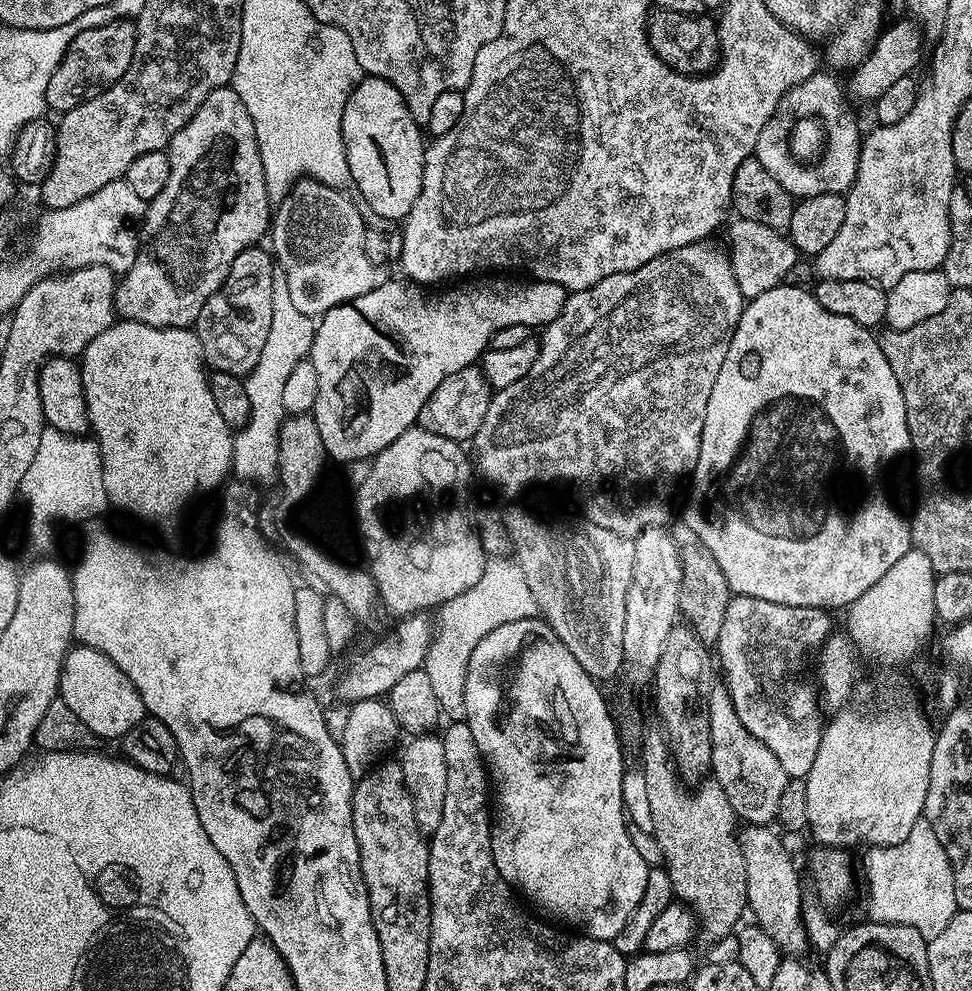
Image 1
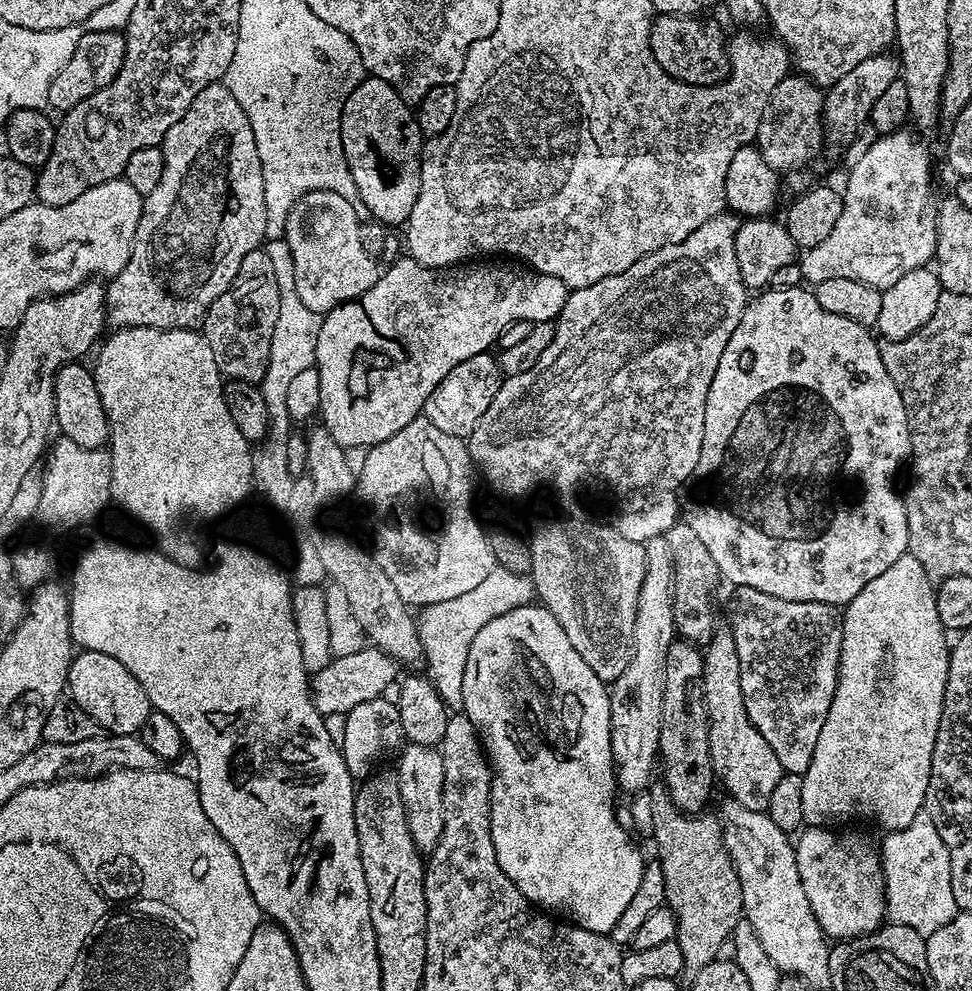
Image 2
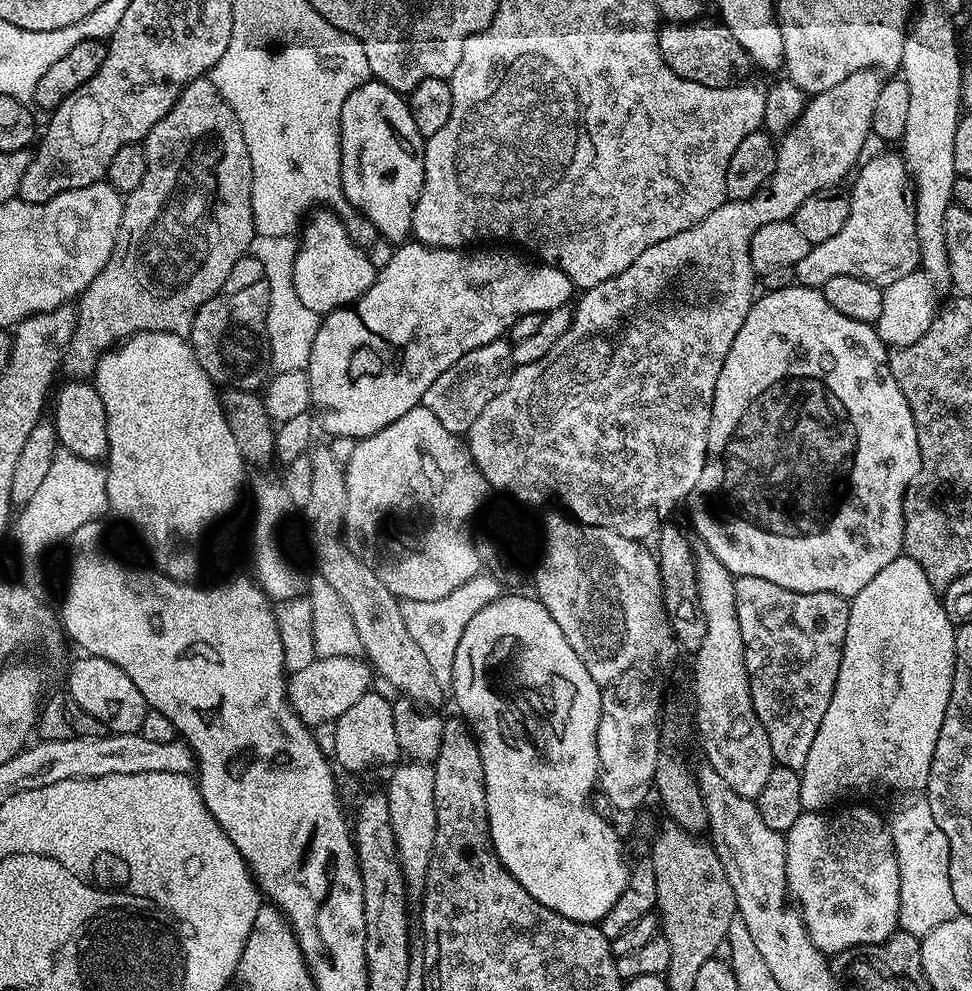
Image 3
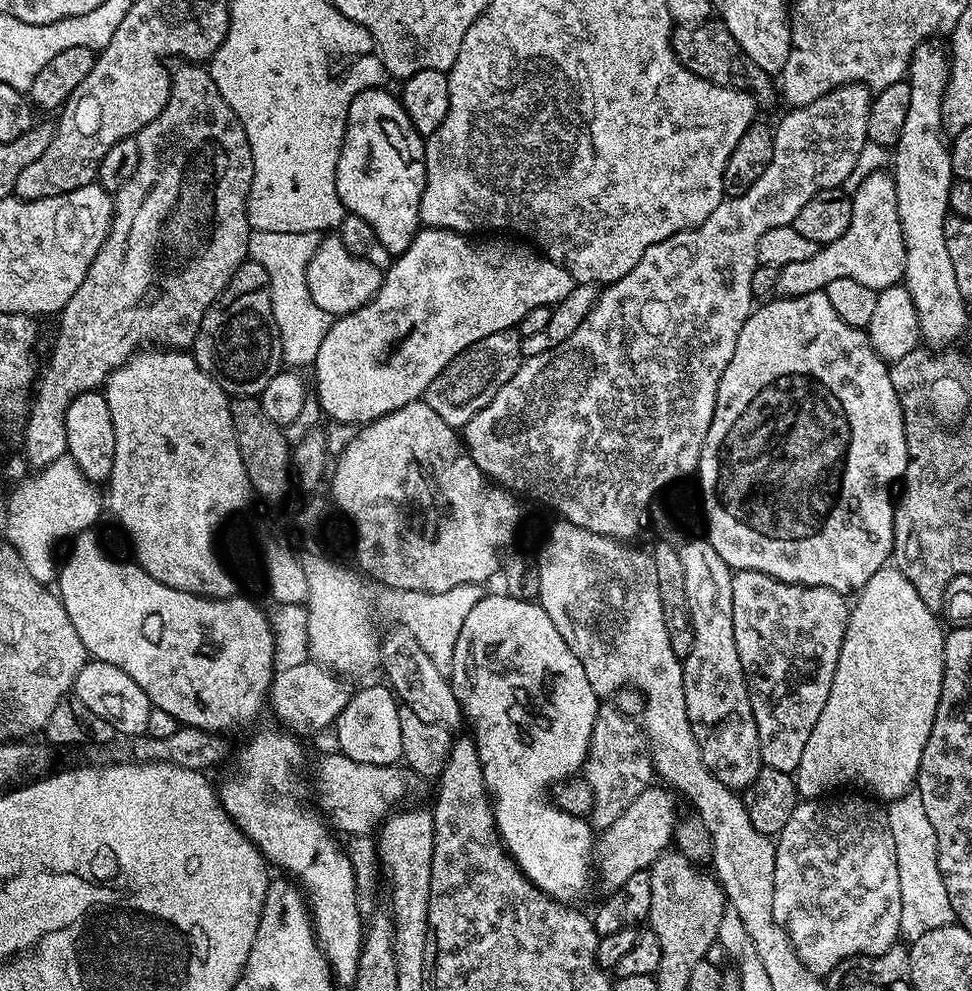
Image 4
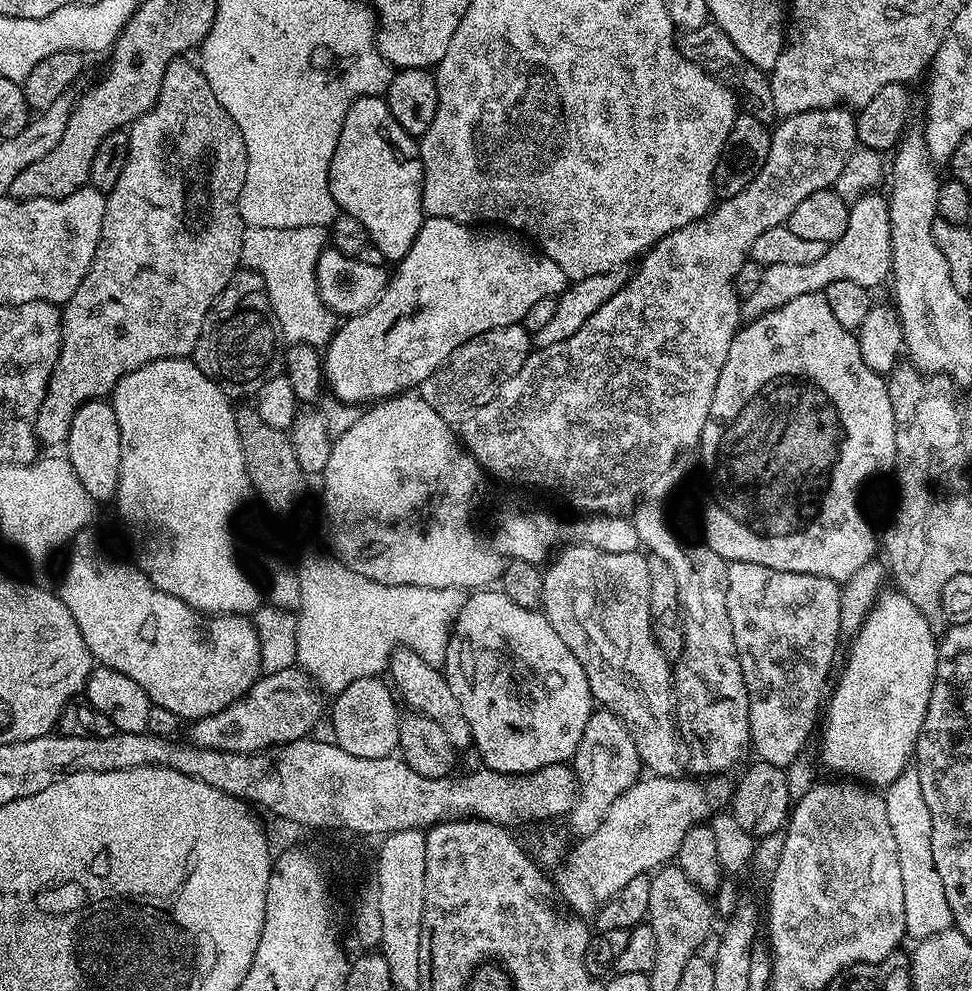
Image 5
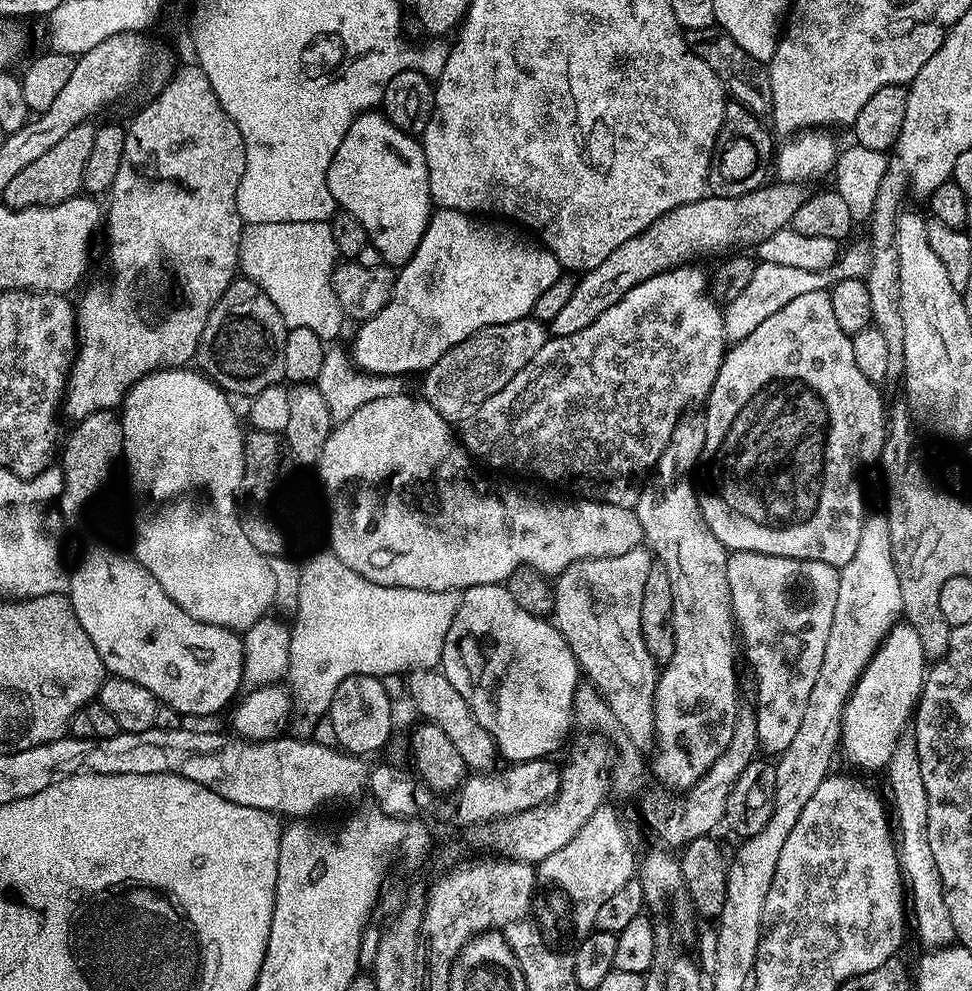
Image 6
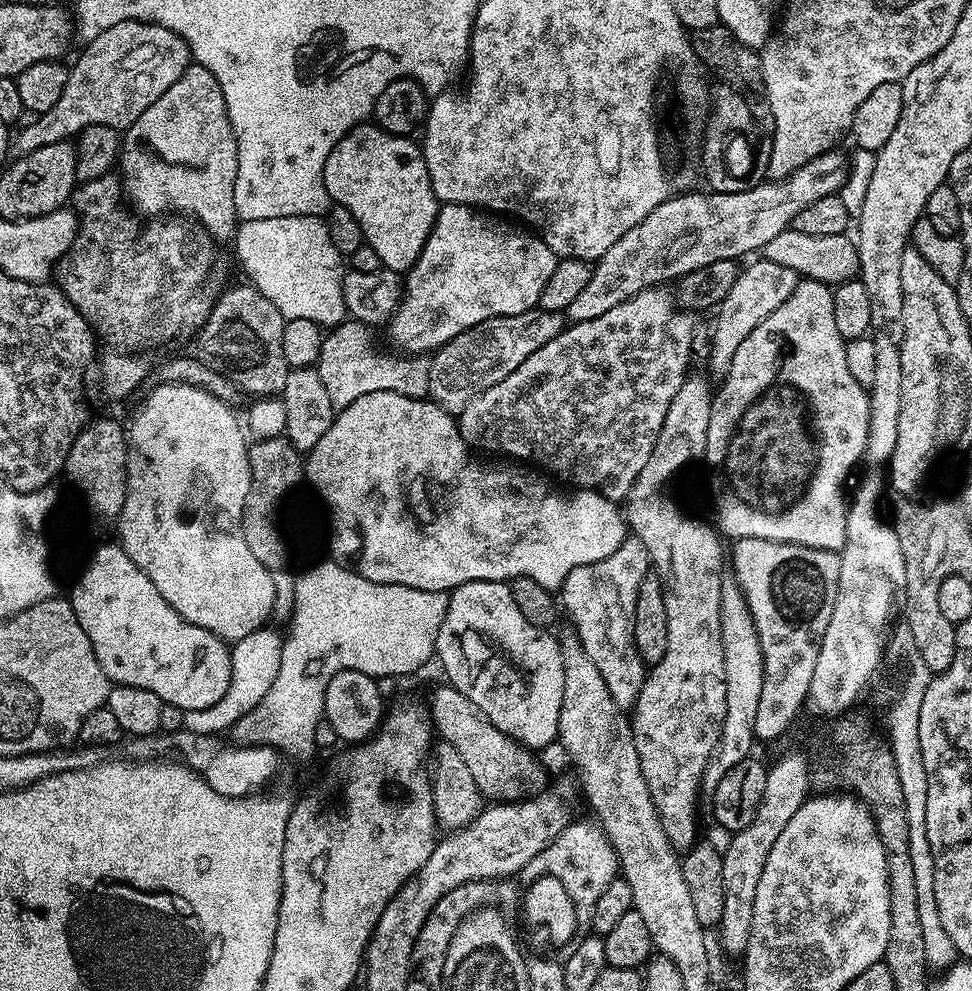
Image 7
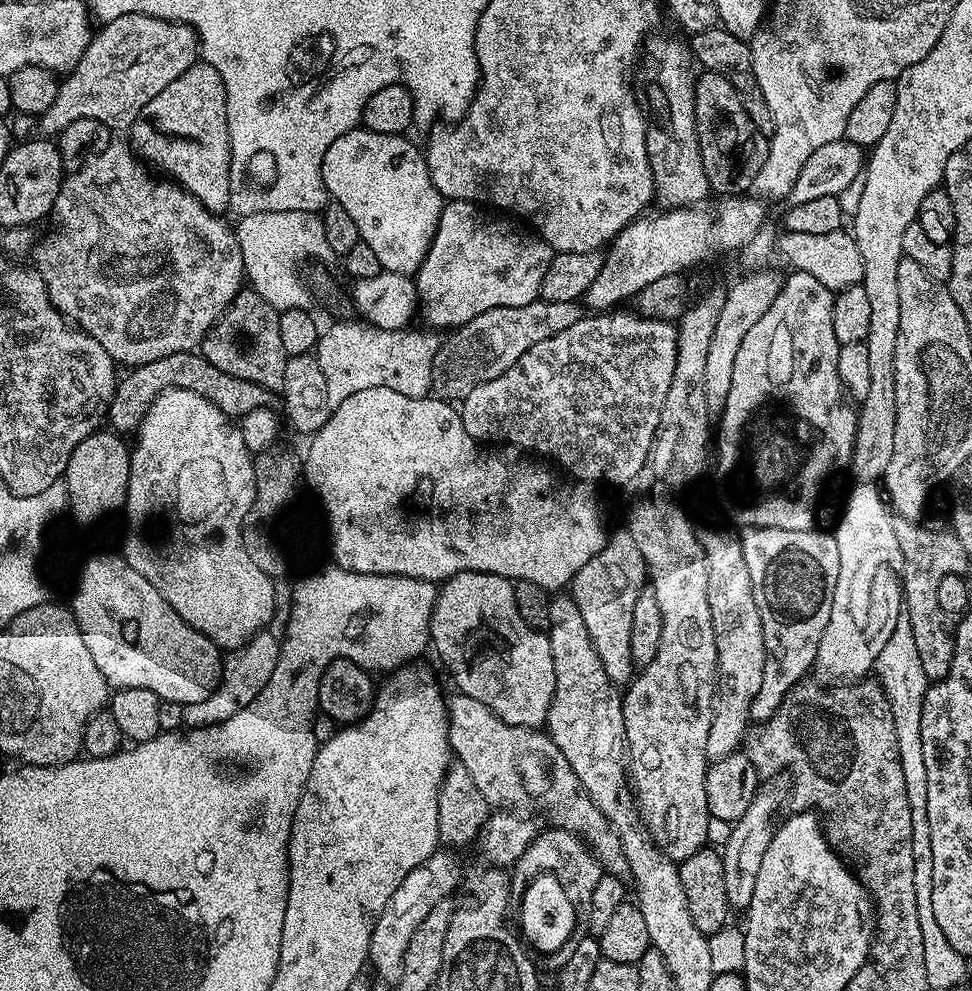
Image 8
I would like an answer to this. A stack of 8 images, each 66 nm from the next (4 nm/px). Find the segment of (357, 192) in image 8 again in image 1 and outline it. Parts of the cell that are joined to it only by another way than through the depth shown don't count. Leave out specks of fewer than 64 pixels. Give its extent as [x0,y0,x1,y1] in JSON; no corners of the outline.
[342,75,426,221]

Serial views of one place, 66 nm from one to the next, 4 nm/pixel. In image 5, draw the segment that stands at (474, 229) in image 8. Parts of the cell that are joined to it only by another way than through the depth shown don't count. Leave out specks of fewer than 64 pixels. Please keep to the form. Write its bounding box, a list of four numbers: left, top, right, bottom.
[322,216,570,402]

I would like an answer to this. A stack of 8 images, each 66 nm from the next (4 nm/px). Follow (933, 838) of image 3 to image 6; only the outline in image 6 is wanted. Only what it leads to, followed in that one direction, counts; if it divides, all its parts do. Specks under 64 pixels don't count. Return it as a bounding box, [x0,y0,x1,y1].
[886,742,956,946]

